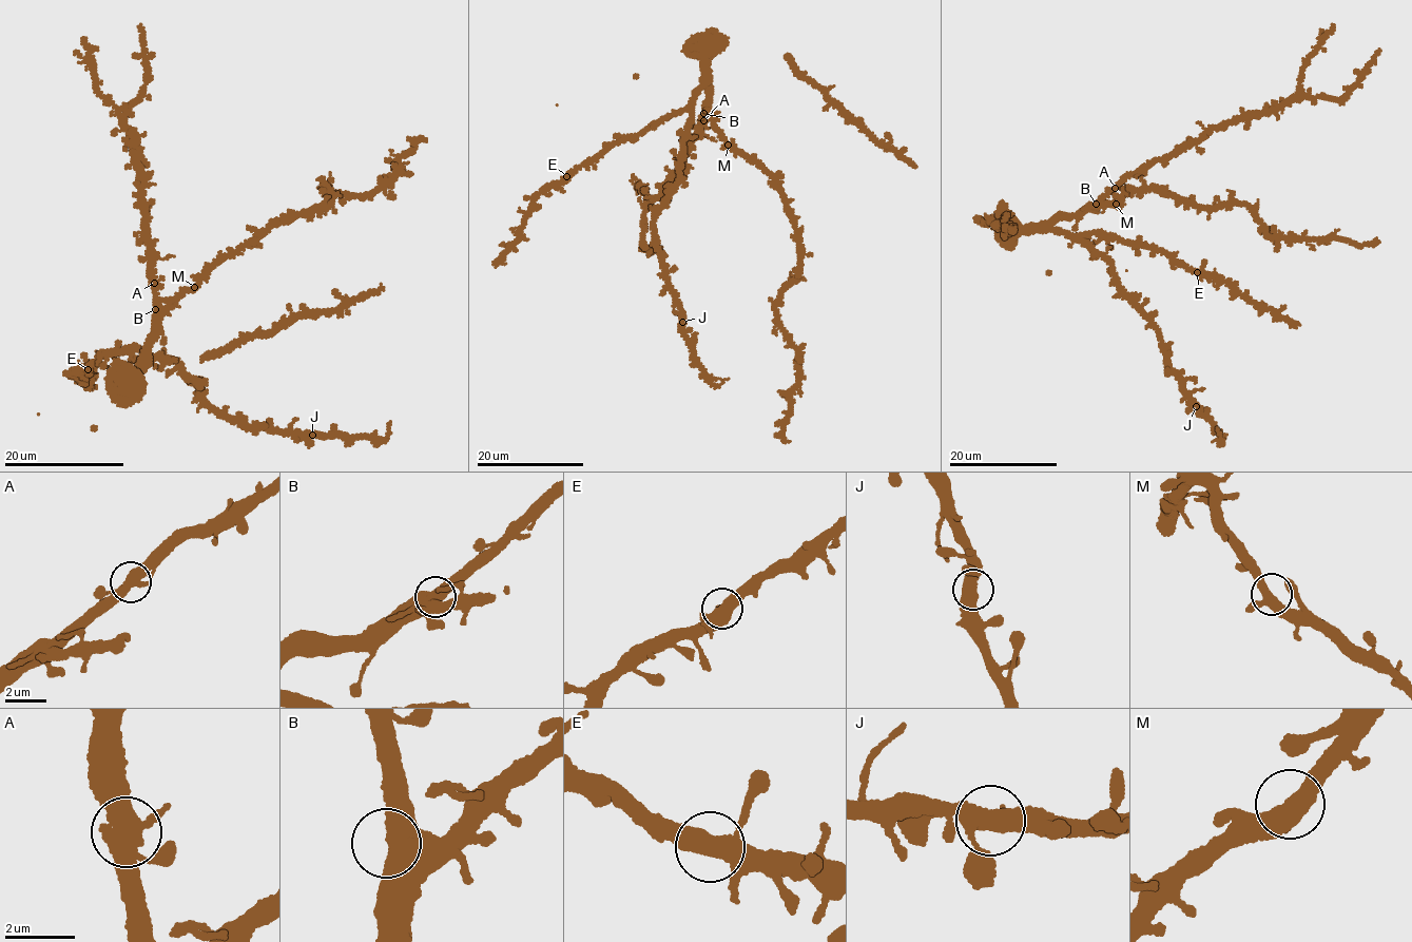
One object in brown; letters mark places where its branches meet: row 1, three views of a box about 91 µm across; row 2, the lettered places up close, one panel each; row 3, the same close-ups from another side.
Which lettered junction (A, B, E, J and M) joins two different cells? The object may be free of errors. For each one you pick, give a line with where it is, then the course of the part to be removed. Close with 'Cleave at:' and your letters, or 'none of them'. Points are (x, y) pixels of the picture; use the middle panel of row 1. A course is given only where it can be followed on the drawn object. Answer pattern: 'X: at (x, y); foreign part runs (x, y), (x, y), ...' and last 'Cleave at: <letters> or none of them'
Cleave at: none of them

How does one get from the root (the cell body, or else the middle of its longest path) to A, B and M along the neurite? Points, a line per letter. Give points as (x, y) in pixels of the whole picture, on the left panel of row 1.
A: (169, 306), (159, 304), (154, 283)
B: (169, 306), (155, 309)
M: (169, 306), (194, 287)

